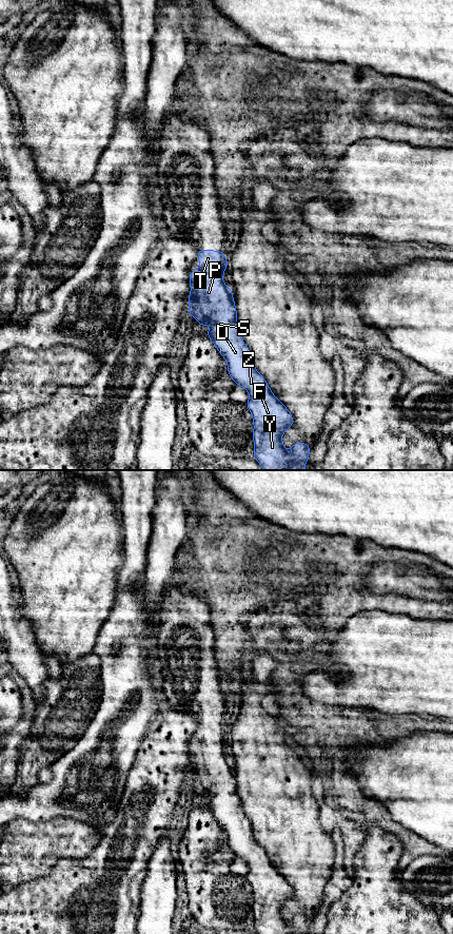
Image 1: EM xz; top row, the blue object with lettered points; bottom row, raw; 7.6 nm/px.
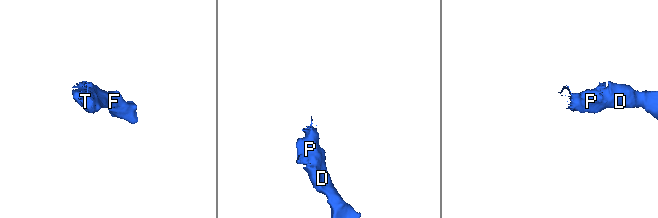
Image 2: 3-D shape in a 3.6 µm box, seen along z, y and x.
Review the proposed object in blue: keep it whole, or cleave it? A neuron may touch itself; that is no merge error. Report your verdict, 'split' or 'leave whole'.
leave whole

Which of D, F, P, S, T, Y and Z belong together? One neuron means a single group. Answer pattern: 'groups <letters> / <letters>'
groups D F P S T Y Z

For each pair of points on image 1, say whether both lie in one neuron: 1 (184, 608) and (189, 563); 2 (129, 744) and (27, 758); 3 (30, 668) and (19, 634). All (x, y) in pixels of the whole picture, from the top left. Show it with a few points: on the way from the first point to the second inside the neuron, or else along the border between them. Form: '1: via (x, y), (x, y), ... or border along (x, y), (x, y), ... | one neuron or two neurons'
1: via (184, 597), (184, 587), (190, 582), (192, 575) | one neuron
2: border along (78, 738), (77, 742), (70, 750), (48, 766) | two neurons
3: via (27, 660), (23, 655), (20, 642) | one neuron

